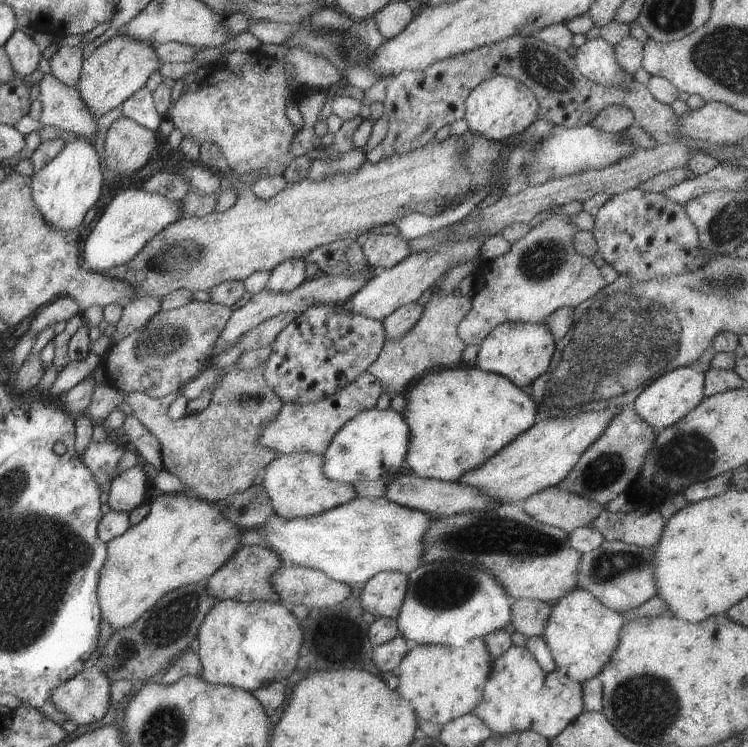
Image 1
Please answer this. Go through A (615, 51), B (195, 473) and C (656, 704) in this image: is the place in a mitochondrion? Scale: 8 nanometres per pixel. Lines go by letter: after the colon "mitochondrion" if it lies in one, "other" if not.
A: other
B: other
C: mitochondrion

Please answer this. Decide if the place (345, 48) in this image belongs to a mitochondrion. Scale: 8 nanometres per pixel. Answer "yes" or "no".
yes

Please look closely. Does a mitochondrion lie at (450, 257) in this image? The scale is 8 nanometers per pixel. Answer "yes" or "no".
no

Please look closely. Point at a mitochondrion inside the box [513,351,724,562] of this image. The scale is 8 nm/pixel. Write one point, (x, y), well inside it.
(691, 454)

